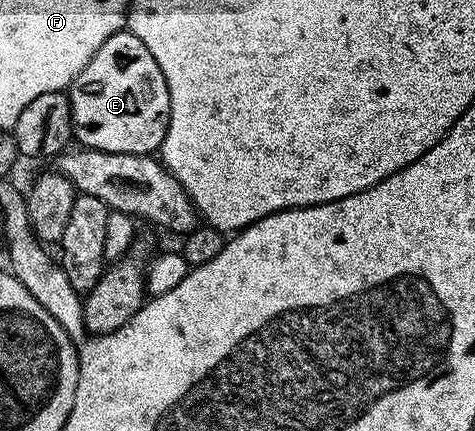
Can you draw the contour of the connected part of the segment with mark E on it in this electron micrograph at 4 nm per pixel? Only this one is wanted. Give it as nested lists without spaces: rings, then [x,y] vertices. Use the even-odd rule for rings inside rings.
[[[127,28],[119,29],[114,35],[110,35],[110,39],[106,39],[106,43],[102,43],[102,47],[98,47],[98,51],[88,60],[84,70],[68,86],[66,94],[72,115],[72,132],[75,140],[80,140],[79,144],[83,148],[97,149],[107,153],[146,153],[152,155],[159,150],[164,141],[164,136],[168,130],[168,116],[170,115],[170,91],[166,87],[166,79],[162,75],[154,55],[150,55],[150,51],[146,51],[146,43],[142,43],[142,39],[138,39],[138,35],[129,33]]]

